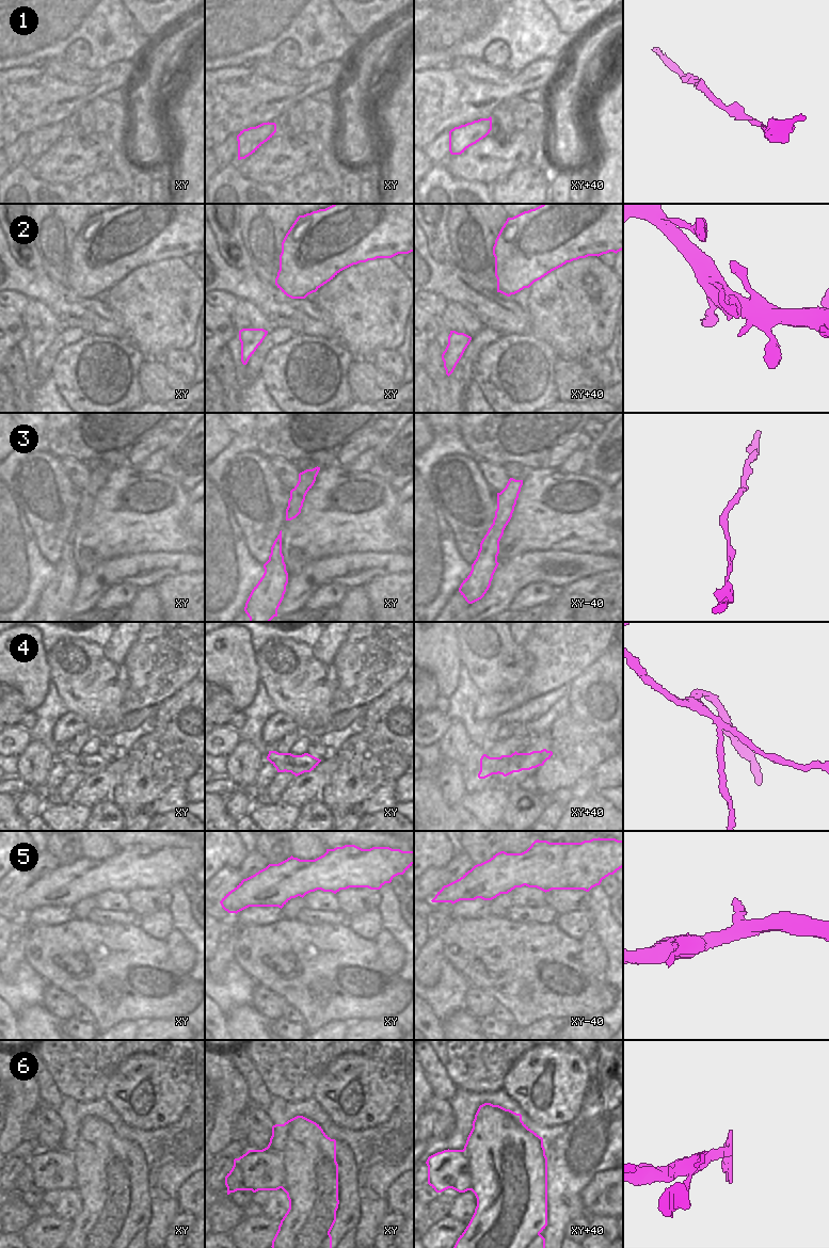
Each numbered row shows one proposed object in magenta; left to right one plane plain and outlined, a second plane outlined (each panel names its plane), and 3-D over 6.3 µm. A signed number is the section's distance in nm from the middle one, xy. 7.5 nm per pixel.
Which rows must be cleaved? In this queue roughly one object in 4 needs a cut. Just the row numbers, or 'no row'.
4

